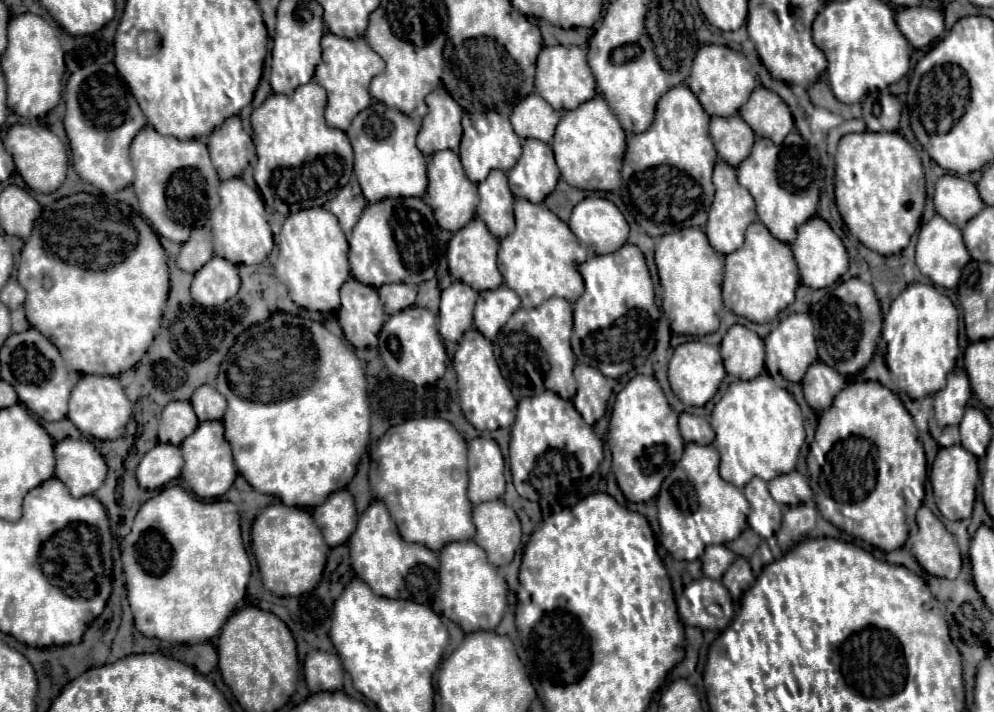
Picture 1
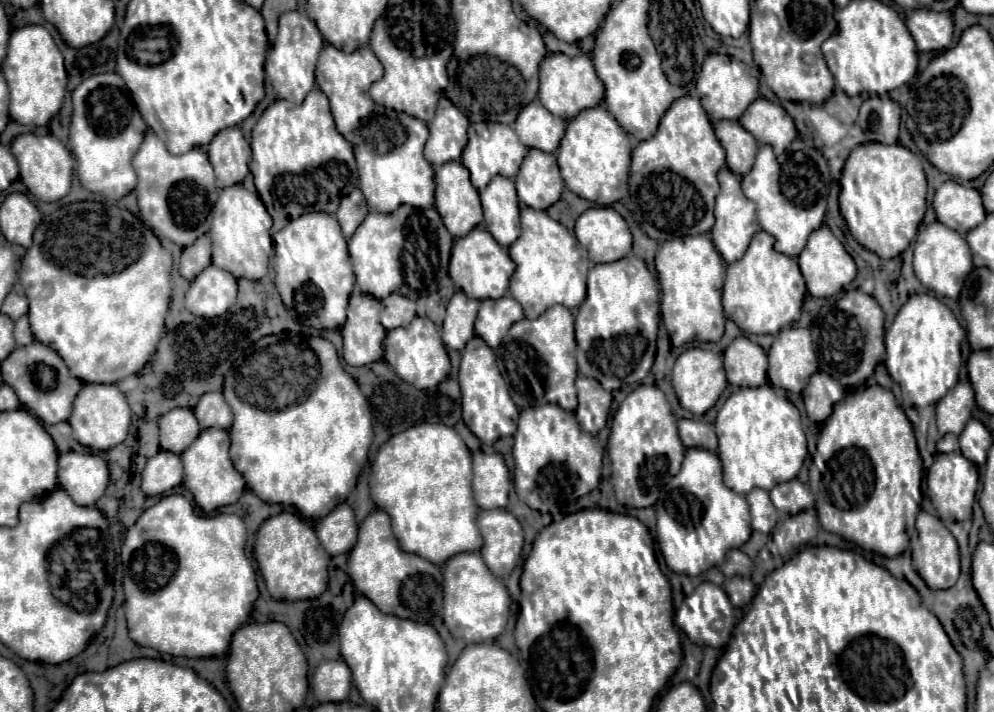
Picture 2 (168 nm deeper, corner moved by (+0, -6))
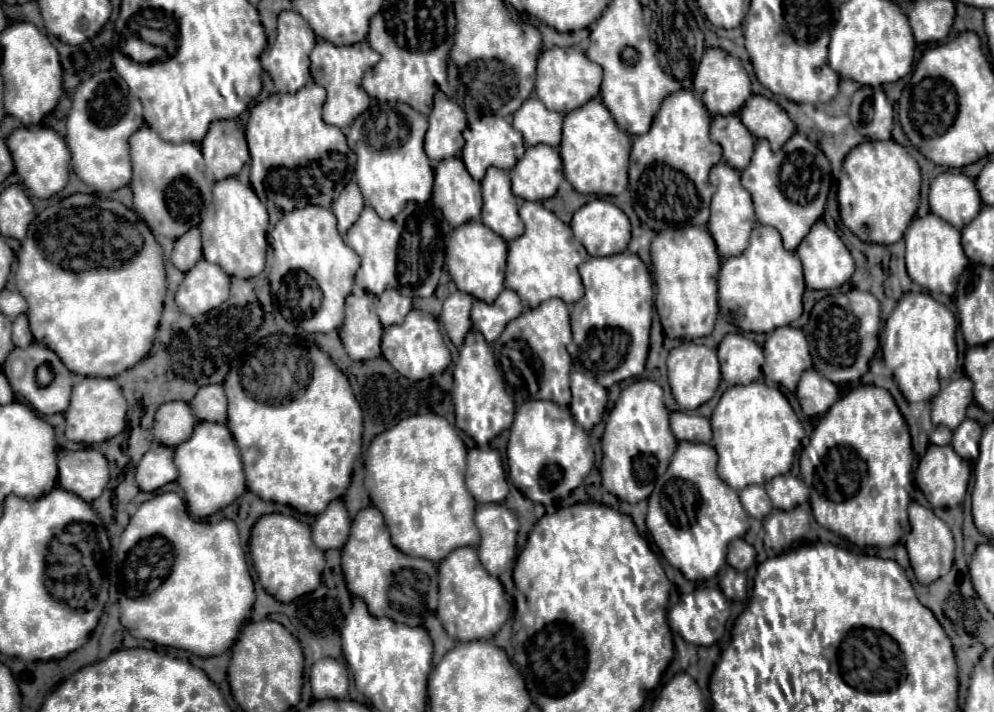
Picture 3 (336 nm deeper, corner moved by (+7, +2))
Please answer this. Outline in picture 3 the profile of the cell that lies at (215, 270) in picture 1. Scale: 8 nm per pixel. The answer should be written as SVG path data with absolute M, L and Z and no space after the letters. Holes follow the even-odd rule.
M201 259L185 273L185 279L175 293L175 303L187 315L203 315L227 301L229 281L229 275L225 275L221 267Z

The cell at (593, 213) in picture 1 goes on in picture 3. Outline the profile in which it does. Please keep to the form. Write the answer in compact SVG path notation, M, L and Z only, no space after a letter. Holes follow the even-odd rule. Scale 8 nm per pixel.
M603 199L589 201L577 209L571 219L571 229L591 257L621 253L631 239L627 215L617 205Z

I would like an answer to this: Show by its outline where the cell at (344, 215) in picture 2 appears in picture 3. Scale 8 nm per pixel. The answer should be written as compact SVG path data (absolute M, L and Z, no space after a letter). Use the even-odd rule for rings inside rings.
M349 181L345 185L345 189L341 191L341 195L333 201L331 211L337 217L337 225L339 225L339 233L345 235L345 231L359 219L361 211L363 211L363 195L357 187L355 181Z

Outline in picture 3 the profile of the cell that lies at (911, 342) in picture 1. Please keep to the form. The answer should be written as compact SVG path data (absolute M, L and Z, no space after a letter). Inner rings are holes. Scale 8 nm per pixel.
M905 293L893 313L889 315L885 323L885 339L881 345L883 351L883 361L885 365L893 371L895 383L899 385L901 393L905 395L907 401L929 401L933 395L937 395L939 387L943 381L949 381L955 367L957 367L957 347L955 347L955 331L957 331L957 321L953 313L937 303L929 293Z

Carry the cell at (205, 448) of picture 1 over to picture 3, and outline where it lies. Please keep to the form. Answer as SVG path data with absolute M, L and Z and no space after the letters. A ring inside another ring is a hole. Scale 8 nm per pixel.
M199 421L193 435L185 443L175 447L175 465L177 465L177 471L179 471L177 483L183 487L184 501L188 512L193 517L209 517L215 511L231 505L245 491L245 475L243 475L241 457L239 457L239 451L237 451L237 445L233 441L229 427L223 425L223 423Z

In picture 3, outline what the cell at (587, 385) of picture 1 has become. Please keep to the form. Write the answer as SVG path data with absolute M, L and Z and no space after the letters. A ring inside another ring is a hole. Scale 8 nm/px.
M571 373L571 413L577 425L581 425L585 431L591 431L593 425L597 425L603 417L605 405L607 405L607 389L593 379L593 375L585 373Z

